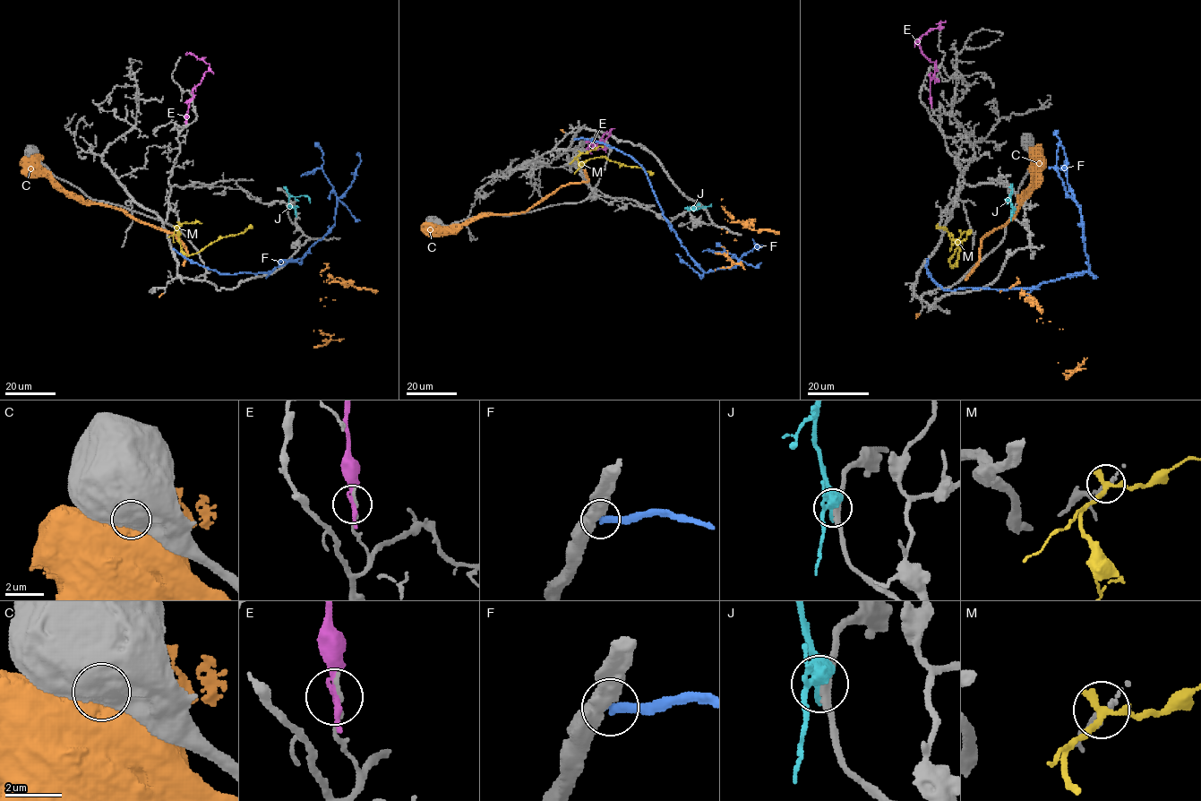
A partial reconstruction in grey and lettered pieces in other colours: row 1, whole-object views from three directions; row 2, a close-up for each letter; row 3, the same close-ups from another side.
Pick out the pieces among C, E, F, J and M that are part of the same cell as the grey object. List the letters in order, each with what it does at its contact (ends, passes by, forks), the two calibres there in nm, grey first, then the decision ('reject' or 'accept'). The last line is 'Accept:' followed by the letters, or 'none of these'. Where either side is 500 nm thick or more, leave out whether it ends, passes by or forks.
C: 1000 nm thick on the grey side, 1000 nm on the other; reject
E: it ends there; 140 nm thick on the grey side, 280 nm on the other; reject
F: 550 nm thick on the grey side, 320 nm on the other; reject
J: it ends there; 240 nm thick on the grey side, 260 nm on the other; reject
M: it passes by; 110 nm thick on the grey side, 240 nm on the other; reject
Accept: none of these

